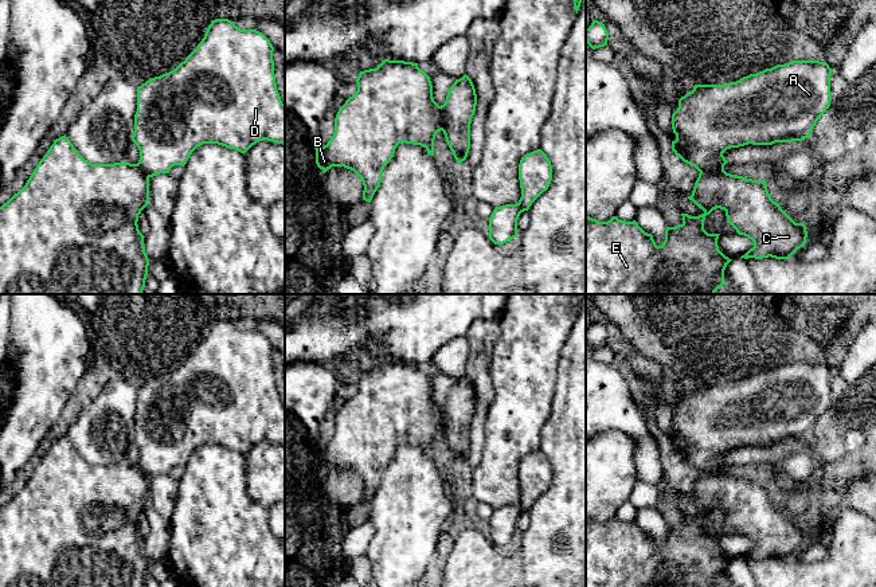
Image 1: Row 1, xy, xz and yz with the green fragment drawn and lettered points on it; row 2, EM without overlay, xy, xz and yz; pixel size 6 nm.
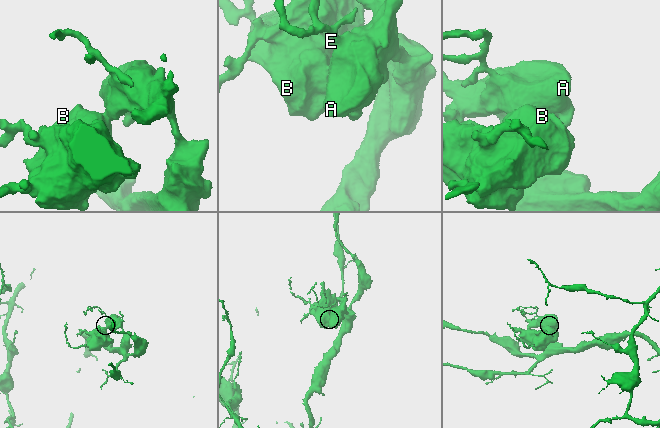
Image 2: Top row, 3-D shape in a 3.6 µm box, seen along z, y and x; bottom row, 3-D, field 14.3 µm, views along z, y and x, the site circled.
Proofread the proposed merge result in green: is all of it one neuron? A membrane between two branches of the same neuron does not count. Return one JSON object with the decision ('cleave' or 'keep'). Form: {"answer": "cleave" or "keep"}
{"answer": "cleave"}

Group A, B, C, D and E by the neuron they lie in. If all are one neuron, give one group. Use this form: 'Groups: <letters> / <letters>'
Groups: A D / B C E

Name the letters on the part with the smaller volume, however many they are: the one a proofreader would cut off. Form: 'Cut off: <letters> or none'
Cut off: B, C, E

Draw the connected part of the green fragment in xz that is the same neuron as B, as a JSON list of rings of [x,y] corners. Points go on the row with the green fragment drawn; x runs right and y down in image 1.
[[[384,59],[376,69],[360,71],[356,83],[357,91],[336,114],[332,138],[326,145],[314,148],[316,164],[324,173],[332,167],[353,171],[364,185],[363,200],[371,203],[396,146],[400,142],[421,145],[434,156],[434,140],[443,124],[430,77],[418,63]]]

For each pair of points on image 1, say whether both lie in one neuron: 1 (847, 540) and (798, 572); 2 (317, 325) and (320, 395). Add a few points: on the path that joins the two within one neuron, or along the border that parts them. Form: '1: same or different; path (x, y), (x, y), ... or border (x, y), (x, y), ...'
1: same; path (841, 554), (822, 572), (812, 572)
2: different; border (298, 362), (316, 362), (327, 367)

